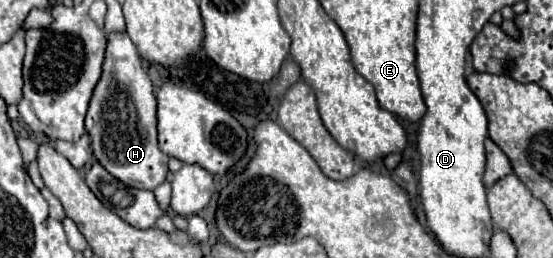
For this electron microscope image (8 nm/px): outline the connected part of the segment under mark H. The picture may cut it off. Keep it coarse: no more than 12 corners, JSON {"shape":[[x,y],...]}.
{"shape":[[111,34],[85,128],[131,188],[167,176],[157,100],[127,34]]}

